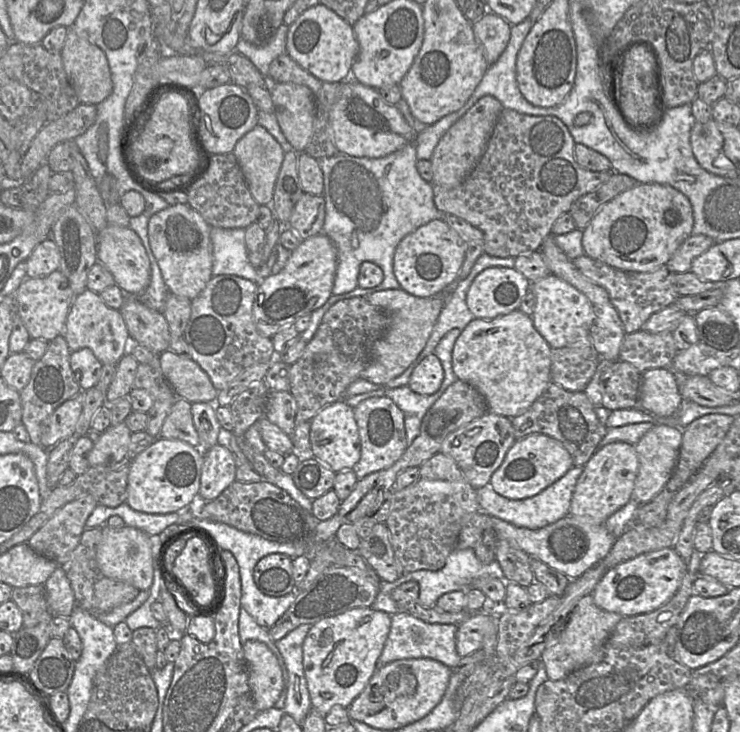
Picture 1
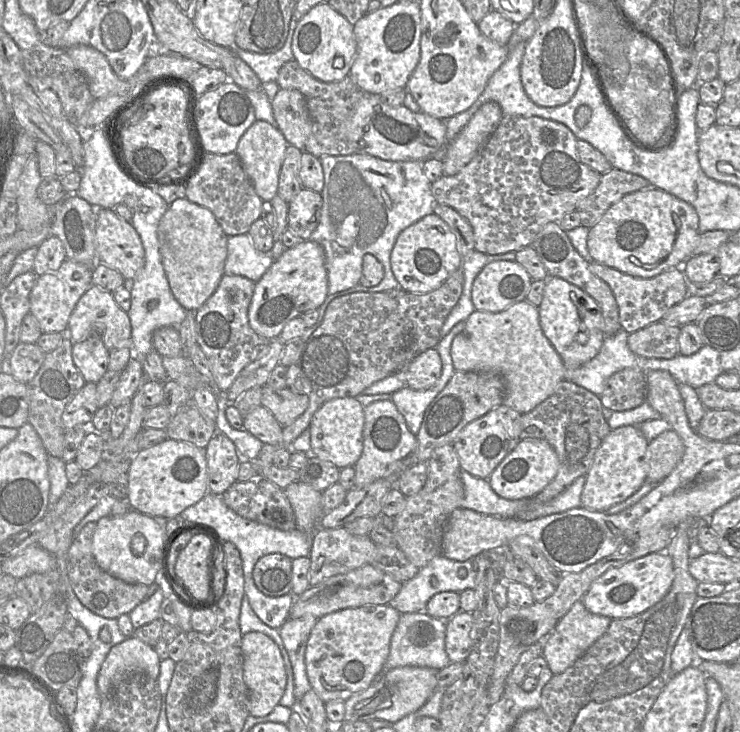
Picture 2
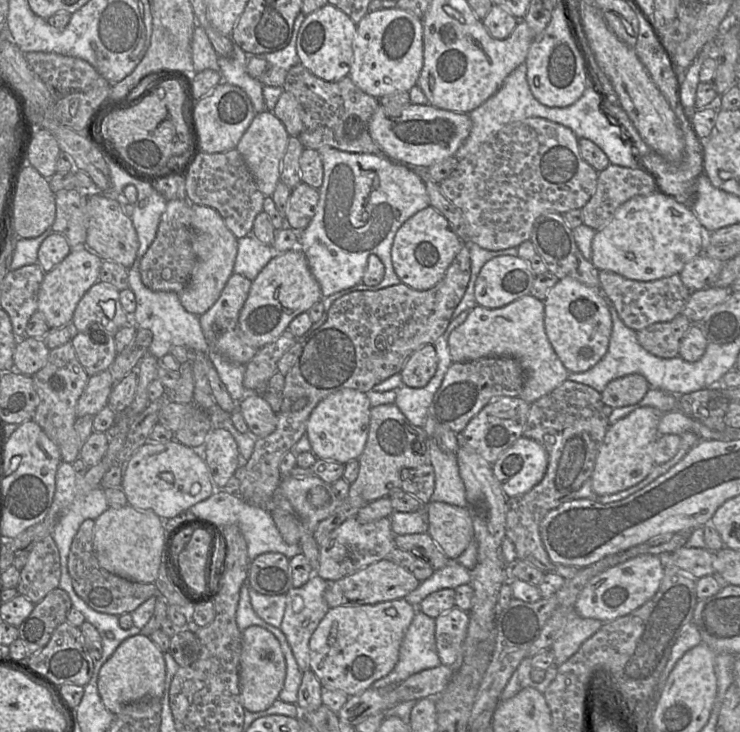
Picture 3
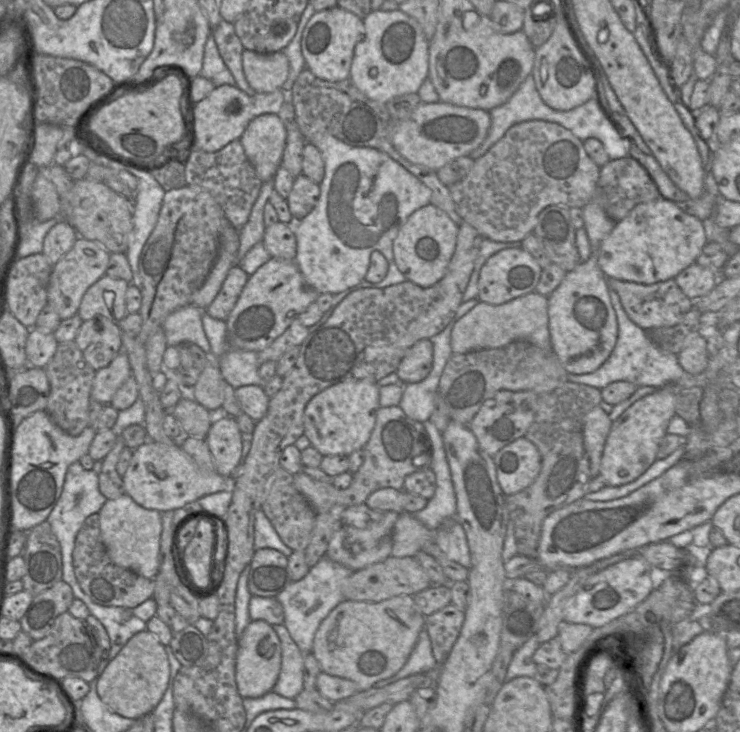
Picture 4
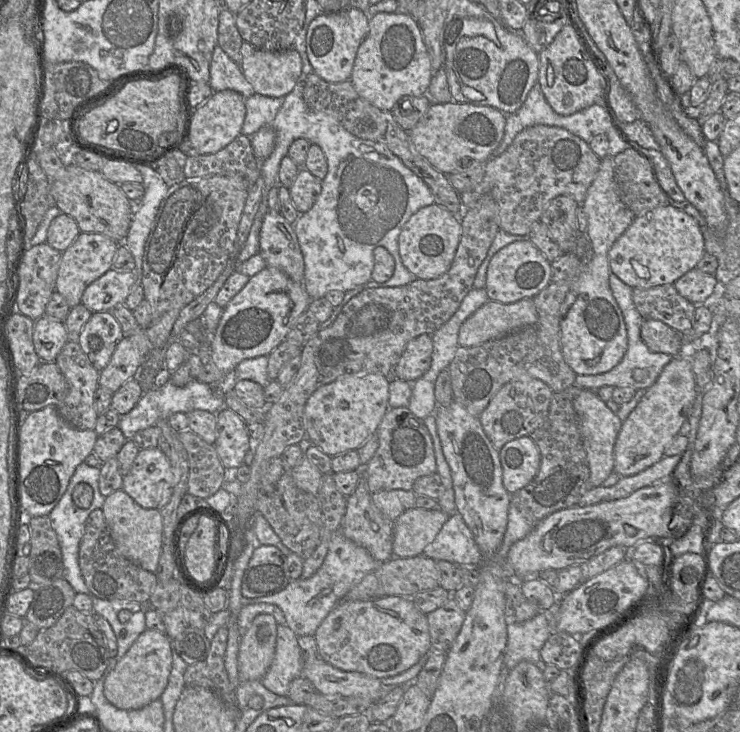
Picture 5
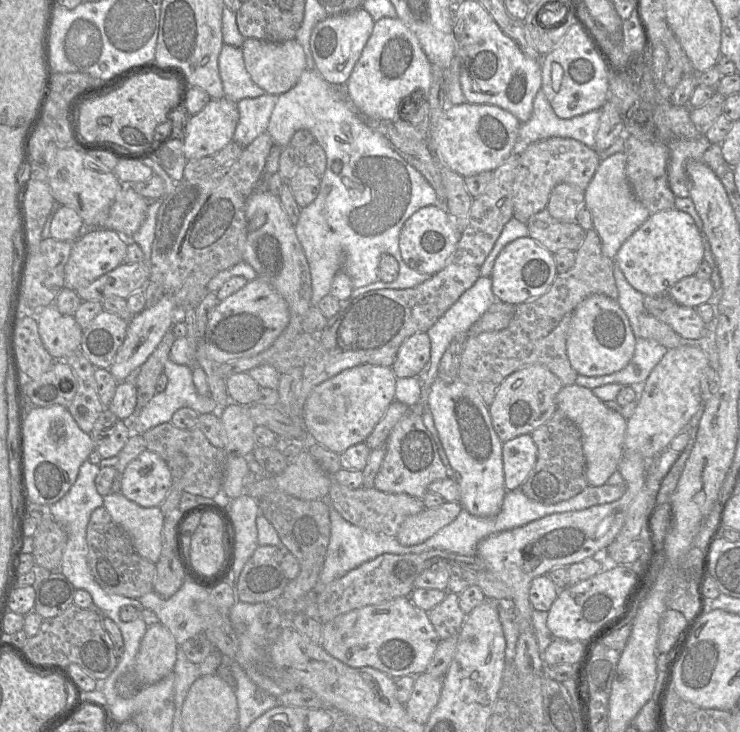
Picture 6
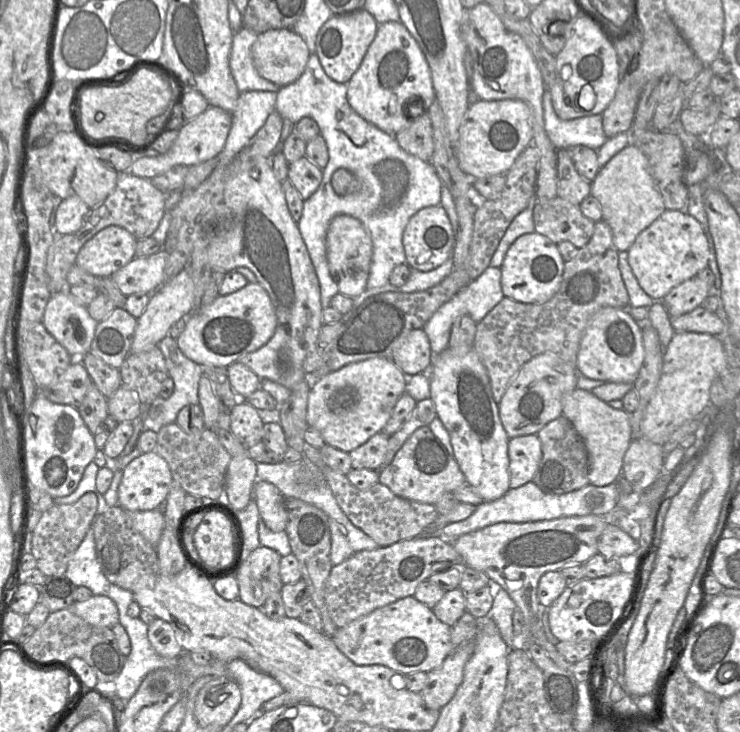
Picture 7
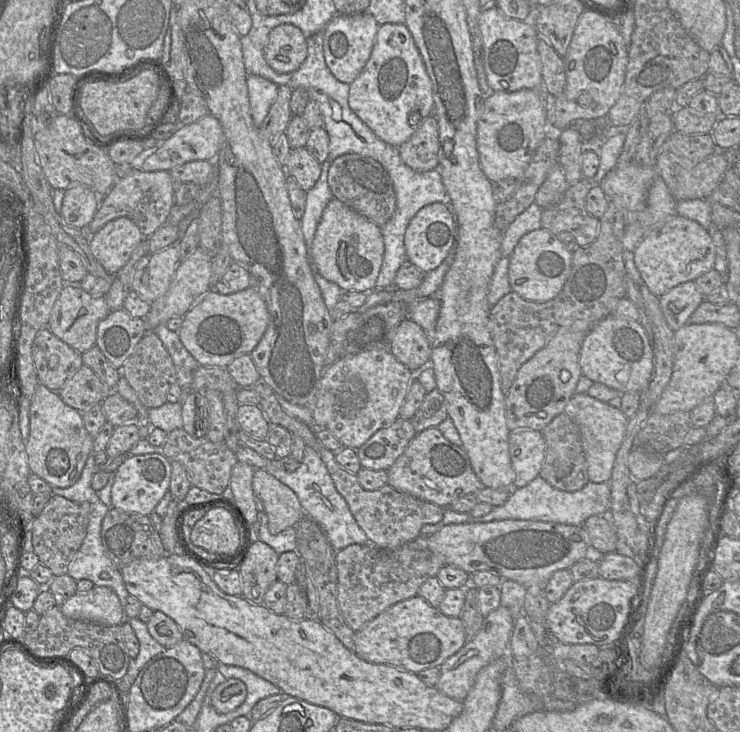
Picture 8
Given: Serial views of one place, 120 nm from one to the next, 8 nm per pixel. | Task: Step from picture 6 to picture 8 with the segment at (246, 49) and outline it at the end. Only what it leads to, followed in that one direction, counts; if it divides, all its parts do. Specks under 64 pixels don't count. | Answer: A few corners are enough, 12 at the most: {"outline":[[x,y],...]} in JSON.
{"outline":[[297,26],[272,29],[265,60],[277,73],[299,69],[307,38]]}

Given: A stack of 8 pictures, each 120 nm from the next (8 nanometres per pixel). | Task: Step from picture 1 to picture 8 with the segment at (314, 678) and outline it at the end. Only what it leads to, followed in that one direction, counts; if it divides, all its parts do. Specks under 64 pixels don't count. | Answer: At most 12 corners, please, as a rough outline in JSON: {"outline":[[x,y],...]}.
{"outline":[[416,595],[357,631],[354,653],[418,673],[466,642],[460,617]]}

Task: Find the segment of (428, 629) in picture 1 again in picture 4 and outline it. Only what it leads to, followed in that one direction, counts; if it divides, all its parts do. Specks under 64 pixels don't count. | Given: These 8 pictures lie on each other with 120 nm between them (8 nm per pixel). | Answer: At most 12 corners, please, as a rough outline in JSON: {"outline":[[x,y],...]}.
{"outline":[[425,626],[404,666],[381,688],[438,665]]}

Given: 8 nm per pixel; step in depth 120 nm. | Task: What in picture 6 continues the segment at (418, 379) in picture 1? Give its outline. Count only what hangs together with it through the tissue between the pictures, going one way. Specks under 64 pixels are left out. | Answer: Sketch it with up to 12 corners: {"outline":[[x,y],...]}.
{"outline":[[419,332],[401,344],[391,368],[417,377],[429,359],[430,338]]}

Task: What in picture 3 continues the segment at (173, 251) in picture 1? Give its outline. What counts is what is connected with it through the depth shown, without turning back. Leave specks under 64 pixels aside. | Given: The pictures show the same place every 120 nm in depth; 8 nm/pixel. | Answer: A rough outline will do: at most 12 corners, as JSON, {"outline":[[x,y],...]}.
{"outline":[[192,204],[196,263],[178,294],[201,316],[234,273],[238,238],[217,210]]}

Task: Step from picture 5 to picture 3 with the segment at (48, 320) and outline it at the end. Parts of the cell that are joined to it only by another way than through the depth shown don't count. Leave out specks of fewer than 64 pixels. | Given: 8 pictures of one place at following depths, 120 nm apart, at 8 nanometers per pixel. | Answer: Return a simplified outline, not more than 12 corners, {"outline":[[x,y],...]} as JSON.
{"outline":[[20,338],[14,368],[33,376],[49,352],[43,338]]}

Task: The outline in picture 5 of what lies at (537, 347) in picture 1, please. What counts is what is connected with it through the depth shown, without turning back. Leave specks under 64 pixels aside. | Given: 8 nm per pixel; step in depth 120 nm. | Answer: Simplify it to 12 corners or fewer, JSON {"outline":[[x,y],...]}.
{"outline":[[532,298],[488,301],[458,333],[460,347],[501,338],[538,320]]}

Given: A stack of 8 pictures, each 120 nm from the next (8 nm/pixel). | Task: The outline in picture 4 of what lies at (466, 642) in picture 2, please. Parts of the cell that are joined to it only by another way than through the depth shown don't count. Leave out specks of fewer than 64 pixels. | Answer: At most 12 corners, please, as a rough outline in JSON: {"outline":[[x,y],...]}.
{"outline":[[452,603],[425,617],[438,665],[448,658],[465,611]]}

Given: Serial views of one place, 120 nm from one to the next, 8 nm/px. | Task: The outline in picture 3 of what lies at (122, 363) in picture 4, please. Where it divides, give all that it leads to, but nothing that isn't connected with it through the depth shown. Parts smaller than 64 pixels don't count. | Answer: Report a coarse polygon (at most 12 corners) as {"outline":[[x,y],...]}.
{"outline":[[108,369],[89,376],[76,416],[95,416],[108,405],[114,379]]}

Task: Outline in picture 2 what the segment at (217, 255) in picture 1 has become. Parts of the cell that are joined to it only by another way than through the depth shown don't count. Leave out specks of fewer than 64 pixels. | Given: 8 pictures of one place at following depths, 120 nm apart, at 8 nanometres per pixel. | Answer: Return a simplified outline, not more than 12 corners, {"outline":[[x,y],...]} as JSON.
{"outline":[[248,233],[228,237],[225,275],[257,283],[273,262]]}

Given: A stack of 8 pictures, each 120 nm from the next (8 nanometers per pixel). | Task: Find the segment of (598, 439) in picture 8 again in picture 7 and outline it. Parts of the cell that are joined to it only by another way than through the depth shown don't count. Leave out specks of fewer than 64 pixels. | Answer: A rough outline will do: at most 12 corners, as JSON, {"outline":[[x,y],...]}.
{"outline":[[590,391],[562,398],[589,454],[589,484],[622,476],[630,414]]}

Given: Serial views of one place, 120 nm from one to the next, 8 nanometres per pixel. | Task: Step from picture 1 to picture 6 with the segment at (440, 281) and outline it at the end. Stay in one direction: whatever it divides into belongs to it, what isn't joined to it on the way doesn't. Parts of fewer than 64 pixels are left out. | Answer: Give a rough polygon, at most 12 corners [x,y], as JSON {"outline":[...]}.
{"outline":[[428,205],[404,223],[399,249],[433,275],[460,238],[446,208]]}

